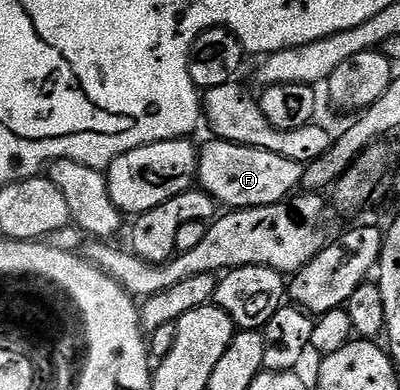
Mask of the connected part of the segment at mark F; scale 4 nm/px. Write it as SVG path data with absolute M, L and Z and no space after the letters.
M211 139L207 146L199 149L198 188L202 189L220 206L228 210L256 209L262 205L276 205L278 201L286 201L292 196L303 181L304 164L293 159L285 159L281 155L273 155L273 151L265 151L248 145L238 145L232 141Z

